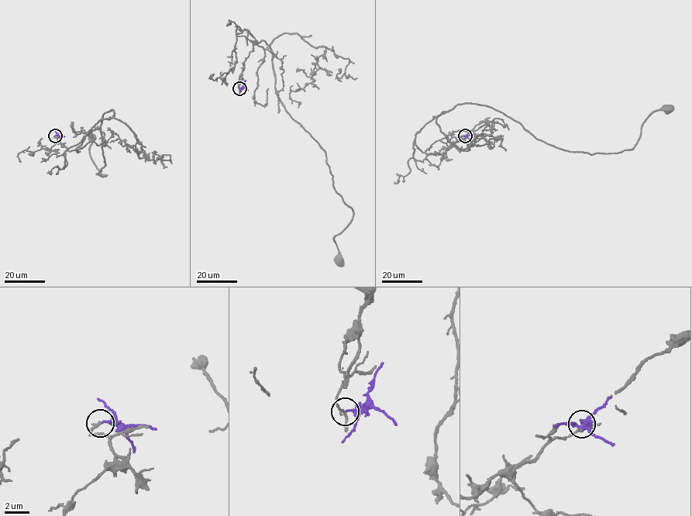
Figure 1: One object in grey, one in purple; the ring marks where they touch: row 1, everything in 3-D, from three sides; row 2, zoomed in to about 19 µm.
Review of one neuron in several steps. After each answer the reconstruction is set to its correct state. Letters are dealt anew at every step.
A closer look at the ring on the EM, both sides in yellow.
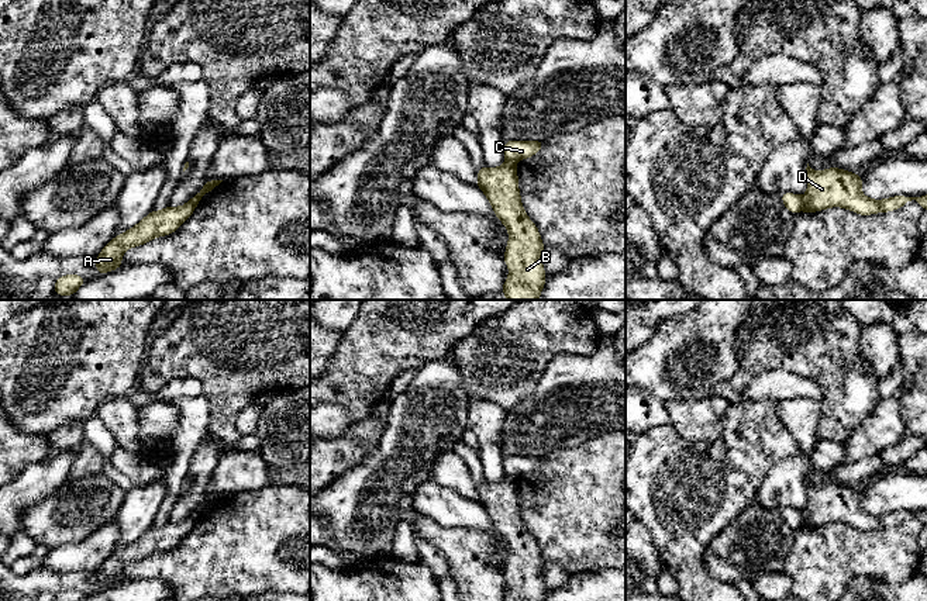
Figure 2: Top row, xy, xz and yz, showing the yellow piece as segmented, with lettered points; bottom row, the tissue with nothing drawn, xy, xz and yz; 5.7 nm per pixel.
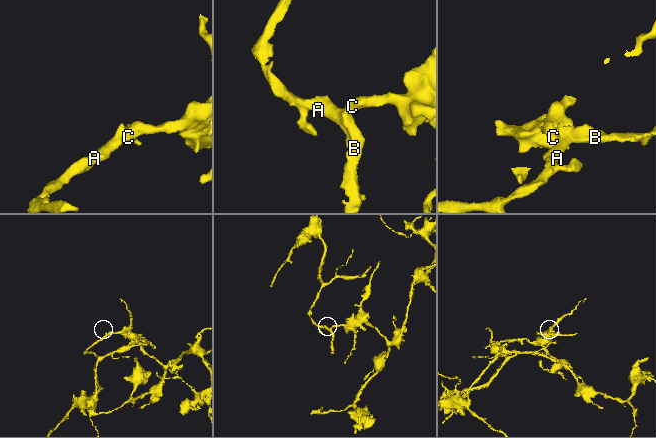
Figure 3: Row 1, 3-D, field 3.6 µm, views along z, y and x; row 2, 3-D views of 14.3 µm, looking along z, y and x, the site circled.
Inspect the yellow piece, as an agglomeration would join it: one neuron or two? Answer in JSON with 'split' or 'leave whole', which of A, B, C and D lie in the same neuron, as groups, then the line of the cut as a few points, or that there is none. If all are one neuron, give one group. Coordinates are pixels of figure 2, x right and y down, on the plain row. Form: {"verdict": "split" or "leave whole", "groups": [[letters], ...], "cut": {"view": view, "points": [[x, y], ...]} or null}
{"verdict": "split", "groups": [["A", "B", "D"], ["C"]], "cut": {"view": "yz", "points": [[803, 513], [800, 524]]}}

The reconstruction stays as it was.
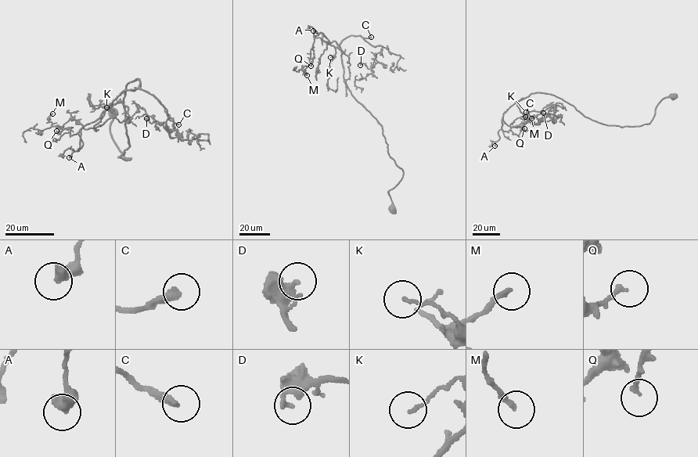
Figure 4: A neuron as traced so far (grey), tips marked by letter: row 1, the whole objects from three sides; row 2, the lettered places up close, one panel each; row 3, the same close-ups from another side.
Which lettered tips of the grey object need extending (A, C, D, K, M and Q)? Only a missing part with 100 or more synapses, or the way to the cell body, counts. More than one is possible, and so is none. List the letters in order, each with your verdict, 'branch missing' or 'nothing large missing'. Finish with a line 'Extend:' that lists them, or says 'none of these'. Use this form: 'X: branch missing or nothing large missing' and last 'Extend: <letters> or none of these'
A: nothing large missing
C: branch missing
D: nothing large missing
K: nothing large missing
M: nothing large missing
Q: nothing large missing
Extend: C

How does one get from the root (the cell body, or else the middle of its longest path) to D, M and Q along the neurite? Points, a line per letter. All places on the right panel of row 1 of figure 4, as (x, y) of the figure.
D: (673, 95), (649, 123), (622, 127), (548, 94), (517, 103), (535, 124), (551, 113), (543, 113)
M: (673, 95), (649, 123), (622, 127), (531, 93), (503, 113), (501, 128), (531, 118)
Q: (673, 95), (649, 123), (622, 127), (531, 93), (501, 120), (504, 131), (524, 128)

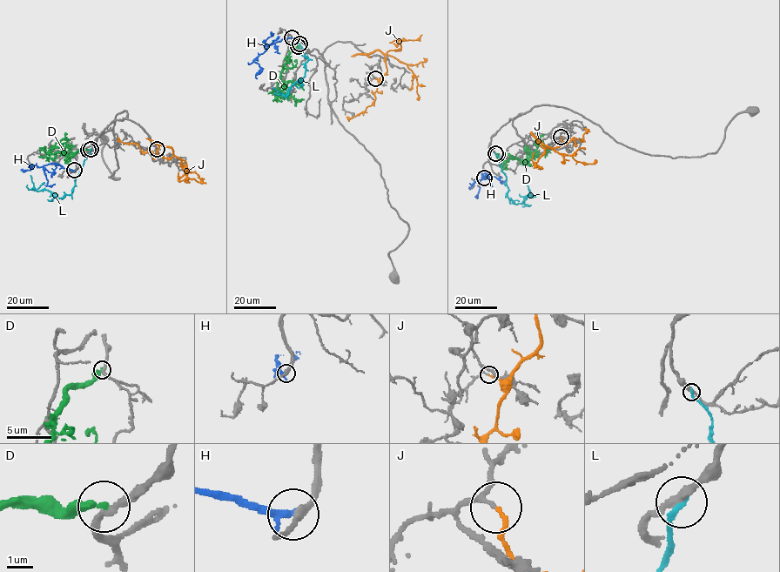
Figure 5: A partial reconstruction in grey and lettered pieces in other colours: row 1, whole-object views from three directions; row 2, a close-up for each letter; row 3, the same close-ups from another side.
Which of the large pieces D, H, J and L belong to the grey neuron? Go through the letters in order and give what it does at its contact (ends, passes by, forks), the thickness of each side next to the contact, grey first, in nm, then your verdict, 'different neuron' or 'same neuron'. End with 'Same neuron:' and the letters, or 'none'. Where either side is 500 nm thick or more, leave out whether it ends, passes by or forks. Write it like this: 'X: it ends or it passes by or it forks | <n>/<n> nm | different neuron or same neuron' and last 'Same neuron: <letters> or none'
D: it ends | 220/300 nm | different neuron
H: it ends | 240/240 nm | same neuron
J: it ends | 130/120 nm | different neuron
L: it ends | 240/220 nm | different neuron
Same neuron: H

